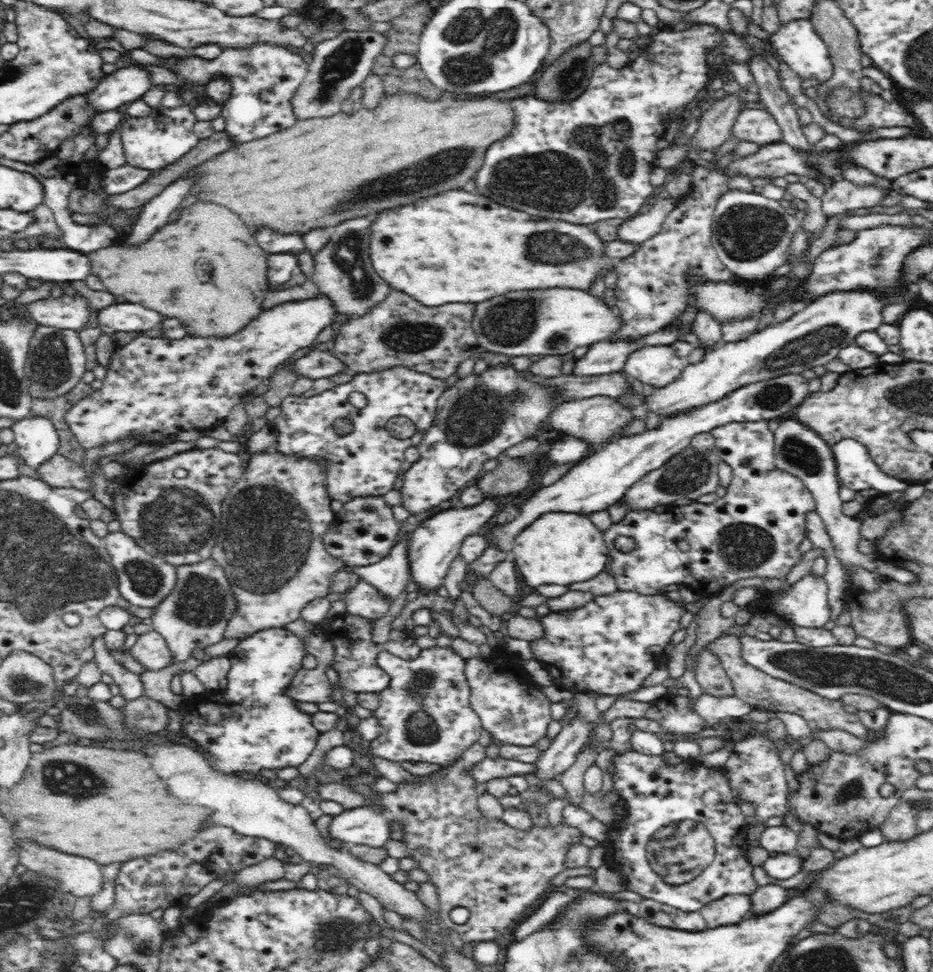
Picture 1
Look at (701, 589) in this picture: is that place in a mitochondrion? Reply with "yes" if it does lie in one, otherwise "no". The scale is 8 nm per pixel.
no

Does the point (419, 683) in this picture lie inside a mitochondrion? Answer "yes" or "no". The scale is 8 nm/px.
yes

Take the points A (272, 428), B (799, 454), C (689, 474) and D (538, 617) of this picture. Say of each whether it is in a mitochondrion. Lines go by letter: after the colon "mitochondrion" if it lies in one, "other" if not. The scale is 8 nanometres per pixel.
A: other
B: mitochondrion
C: mitochondrion
D: other

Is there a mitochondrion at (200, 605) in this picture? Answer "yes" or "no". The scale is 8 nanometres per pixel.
yes

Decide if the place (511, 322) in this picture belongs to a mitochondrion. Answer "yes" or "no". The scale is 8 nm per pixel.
yes

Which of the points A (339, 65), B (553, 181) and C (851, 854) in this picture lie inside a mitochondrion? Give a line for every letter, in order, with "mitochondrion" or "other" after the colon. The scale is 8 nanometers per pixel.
A: mitochondrion
B: mitochondrion
C: other

